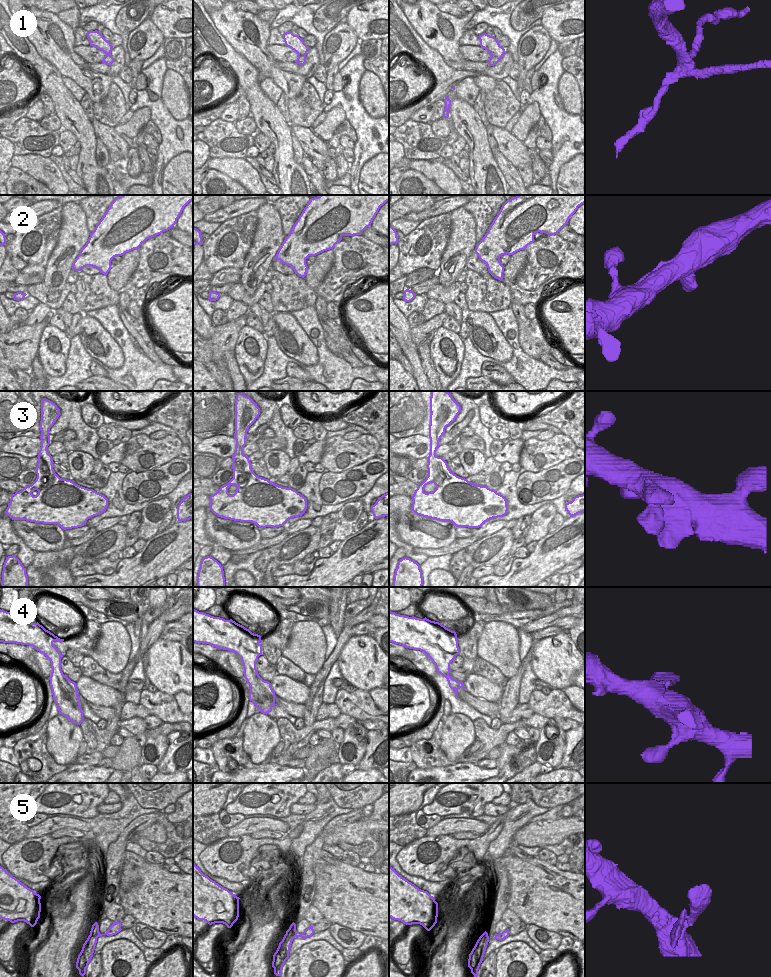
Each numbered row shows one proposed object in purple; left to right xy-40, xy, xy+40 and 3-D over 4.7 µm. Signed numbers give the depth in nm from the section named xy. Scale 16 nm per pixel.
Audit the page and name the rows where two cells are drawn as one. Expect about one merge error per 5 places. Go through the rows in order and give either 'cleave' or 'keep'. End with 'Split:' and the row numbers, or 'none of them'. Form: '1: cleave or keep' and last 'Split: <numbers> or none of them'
1: cleave
2: keep
3: keep
4: keep
5: keep
Split: 1

